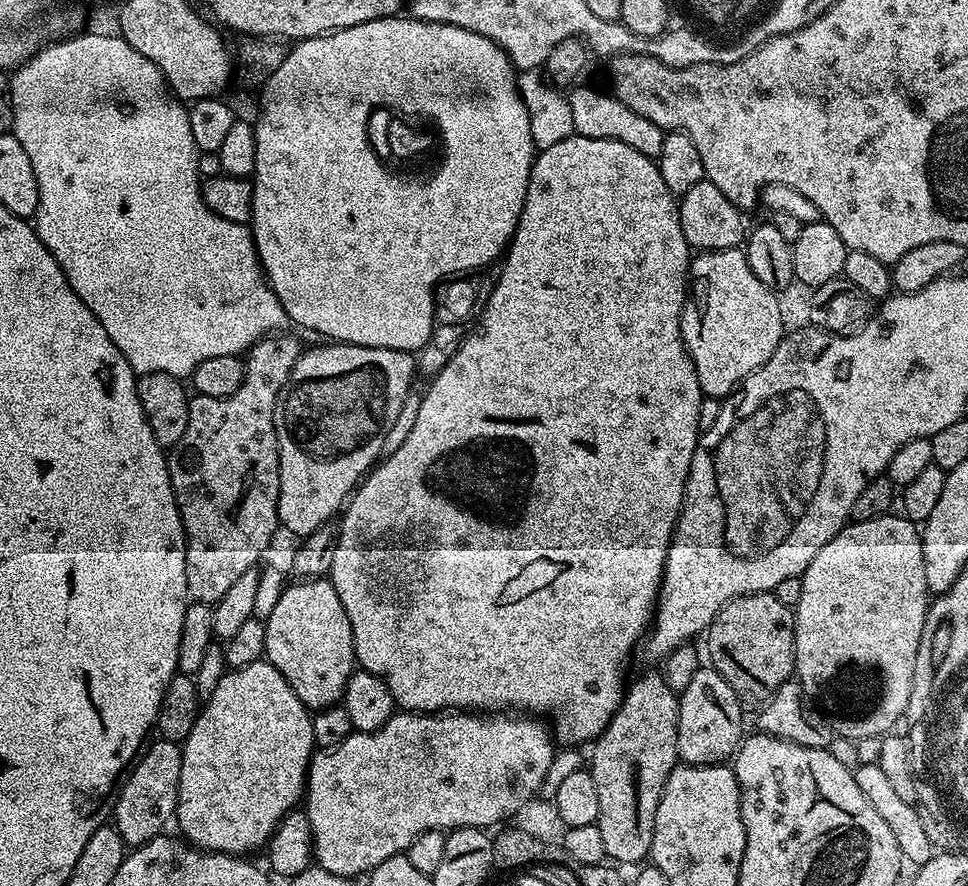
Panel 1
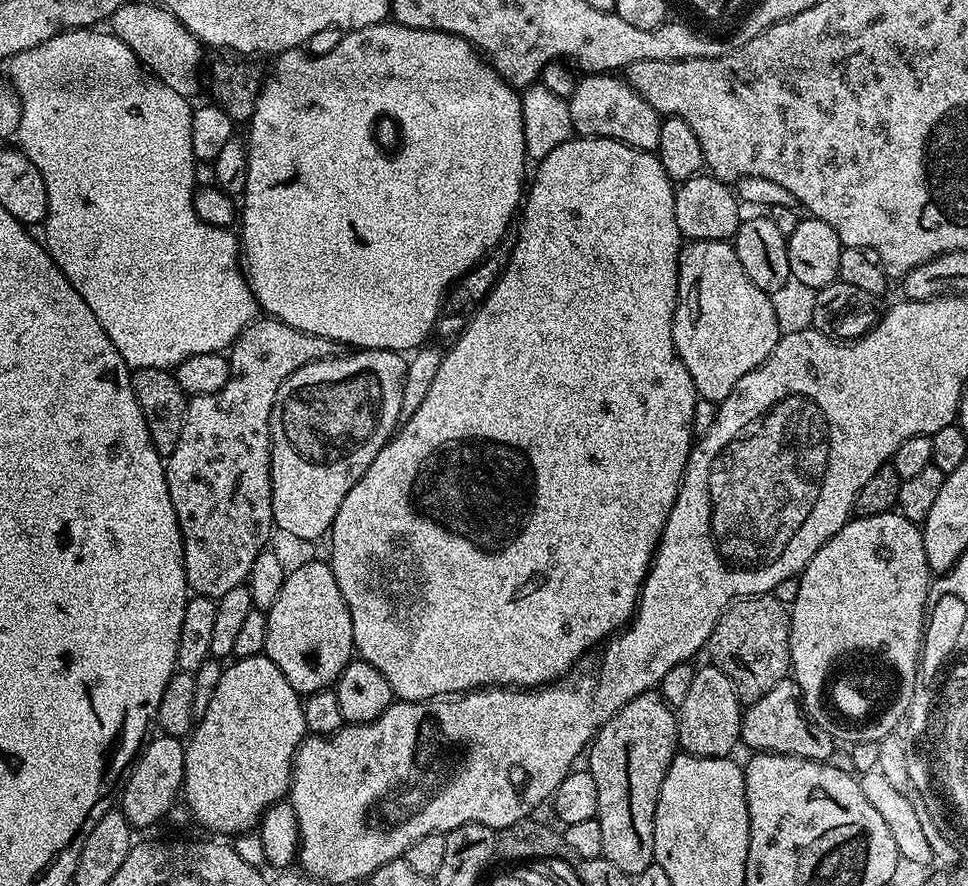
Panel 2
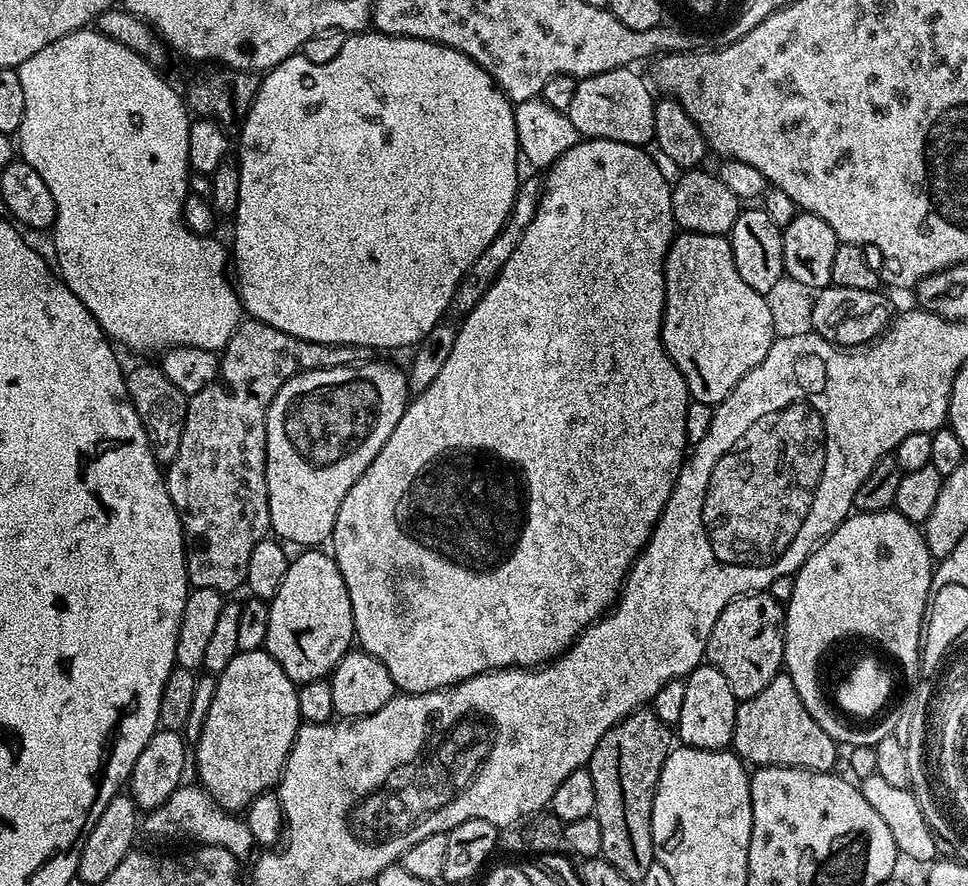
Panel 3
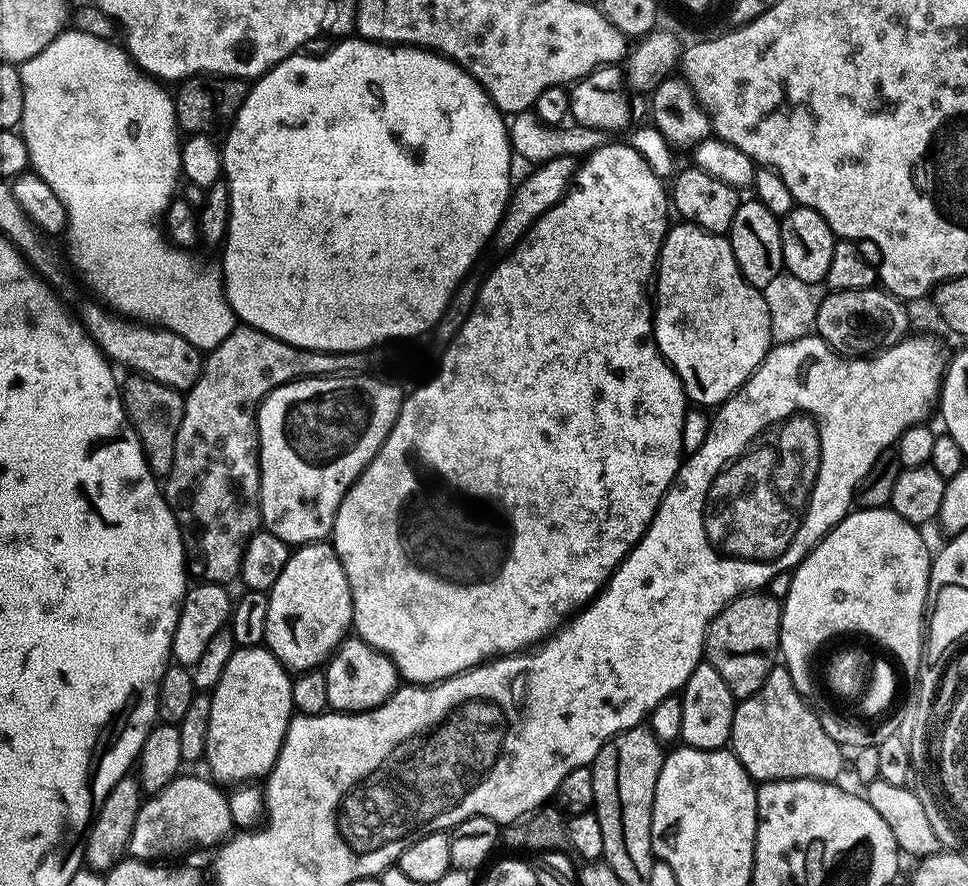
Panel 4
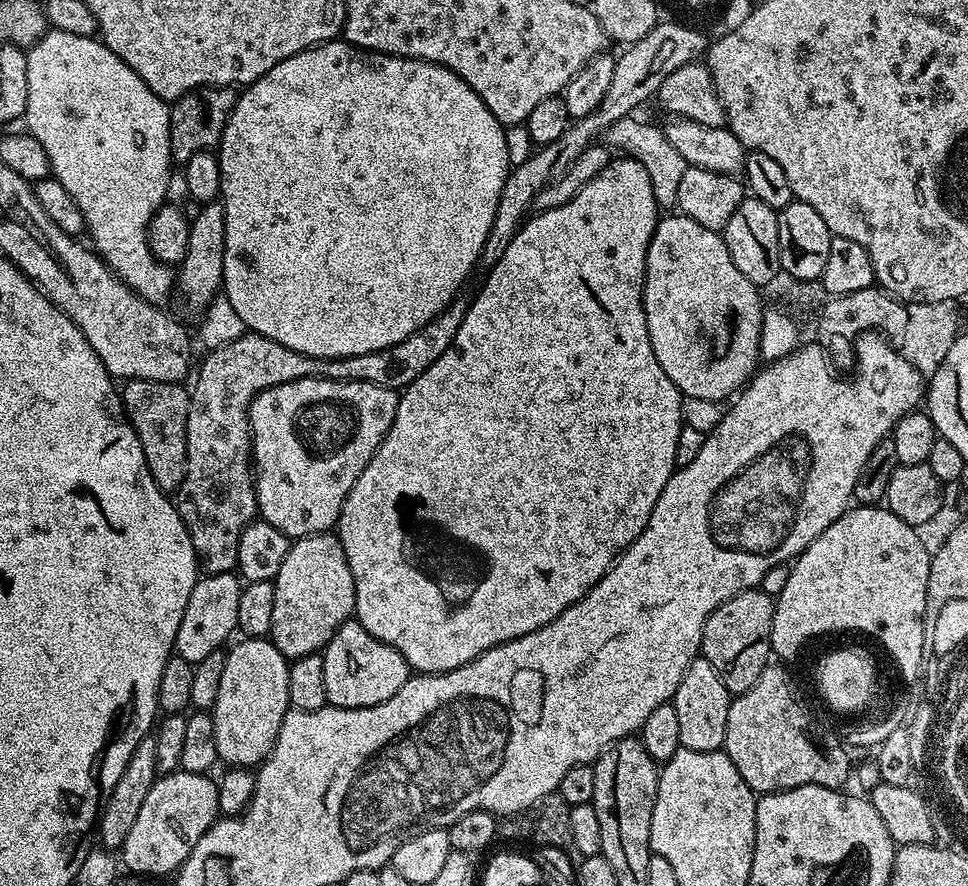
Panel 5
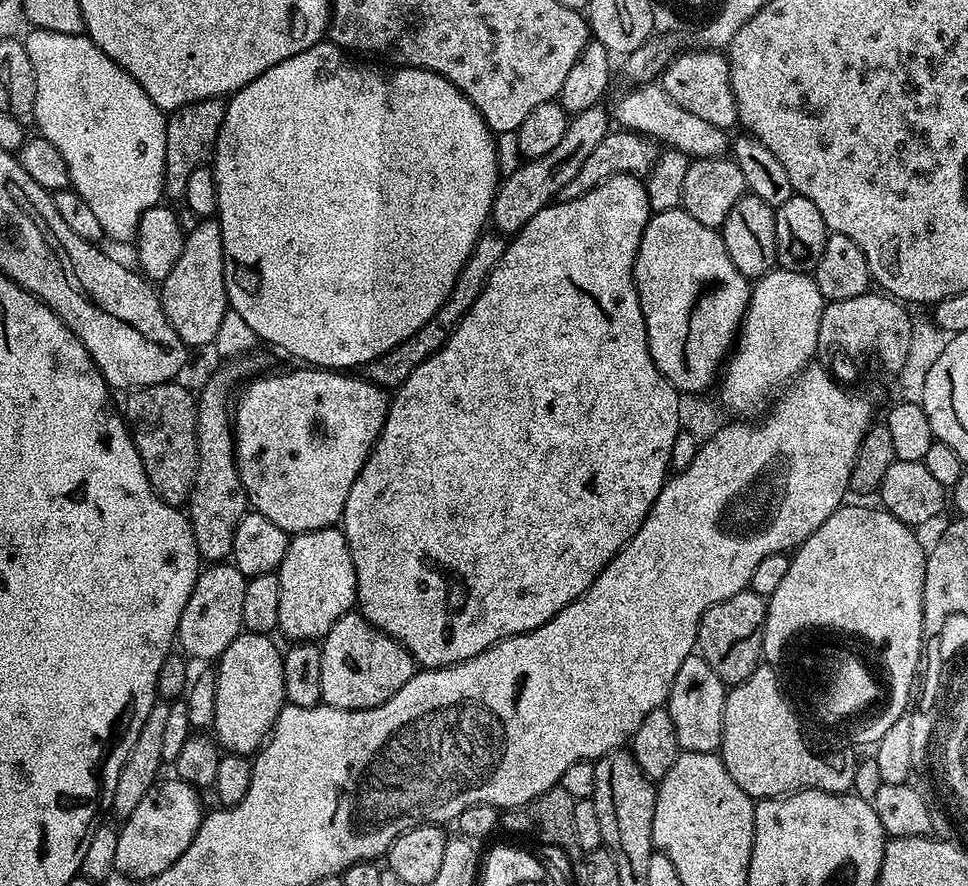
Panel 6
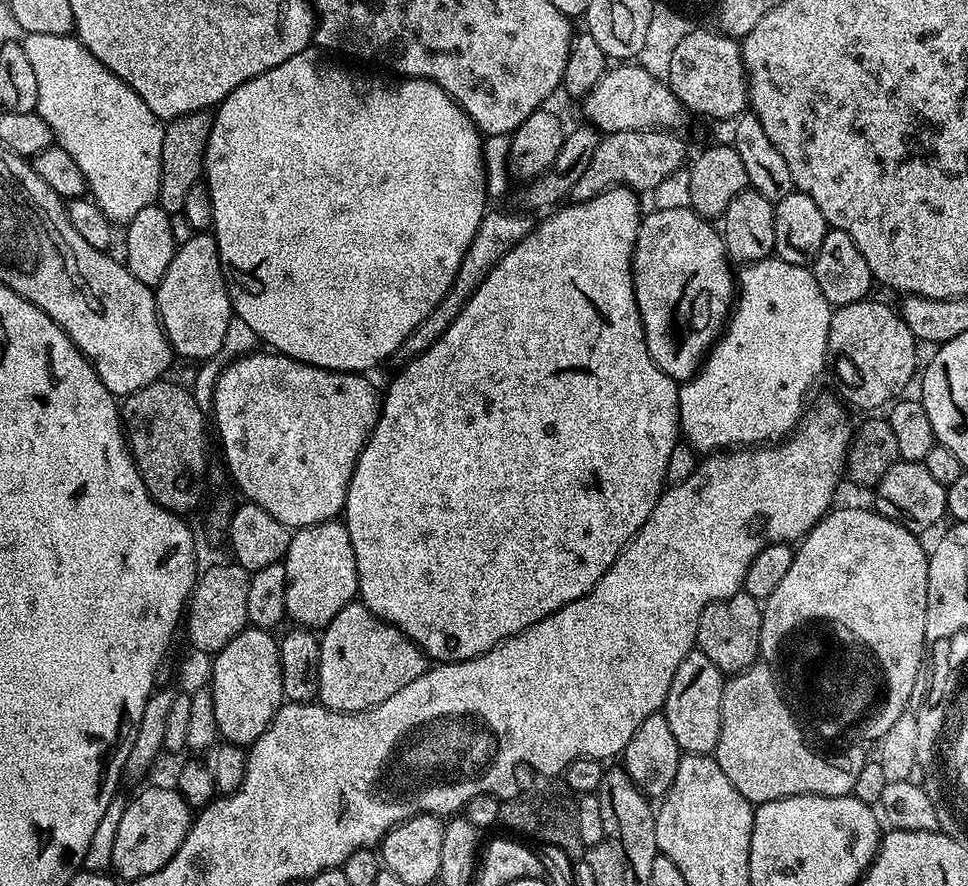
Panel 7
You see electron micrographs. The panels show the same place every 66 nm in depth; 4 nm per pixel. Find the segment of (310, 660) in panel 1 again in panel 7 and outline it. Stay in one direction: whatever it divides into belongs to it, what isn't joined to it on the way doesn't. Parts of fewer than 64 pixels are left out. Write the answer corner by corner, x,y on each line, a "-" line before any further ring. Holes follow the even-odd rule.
339,519
295,529
282,563
286,570
287,619
297,625
322,630
338,610
357,599
354,546
347,526

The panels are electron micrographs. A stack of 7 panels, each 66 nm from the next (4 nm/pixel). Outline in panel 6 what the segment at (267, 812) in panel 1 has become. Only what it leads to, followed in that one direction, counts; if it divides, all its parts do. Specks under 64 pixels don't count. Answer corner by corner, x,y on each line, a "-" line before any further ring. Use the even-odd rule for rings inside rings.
245,630
226,646
215,665
214,736
221,749
229,753
255,753
268,739
278,714
284,709
284,658
272,639
271,635

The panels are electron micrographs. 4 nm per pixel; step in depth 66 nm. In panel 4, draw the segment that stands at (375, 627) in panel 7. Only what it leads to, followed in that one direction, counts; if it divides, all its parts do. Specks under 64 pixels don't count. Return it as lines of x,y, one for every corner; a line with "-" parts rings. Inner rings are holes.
359,638
345,639
326,665
326,698
333,712
365,712
382,706
401,684
394,662

